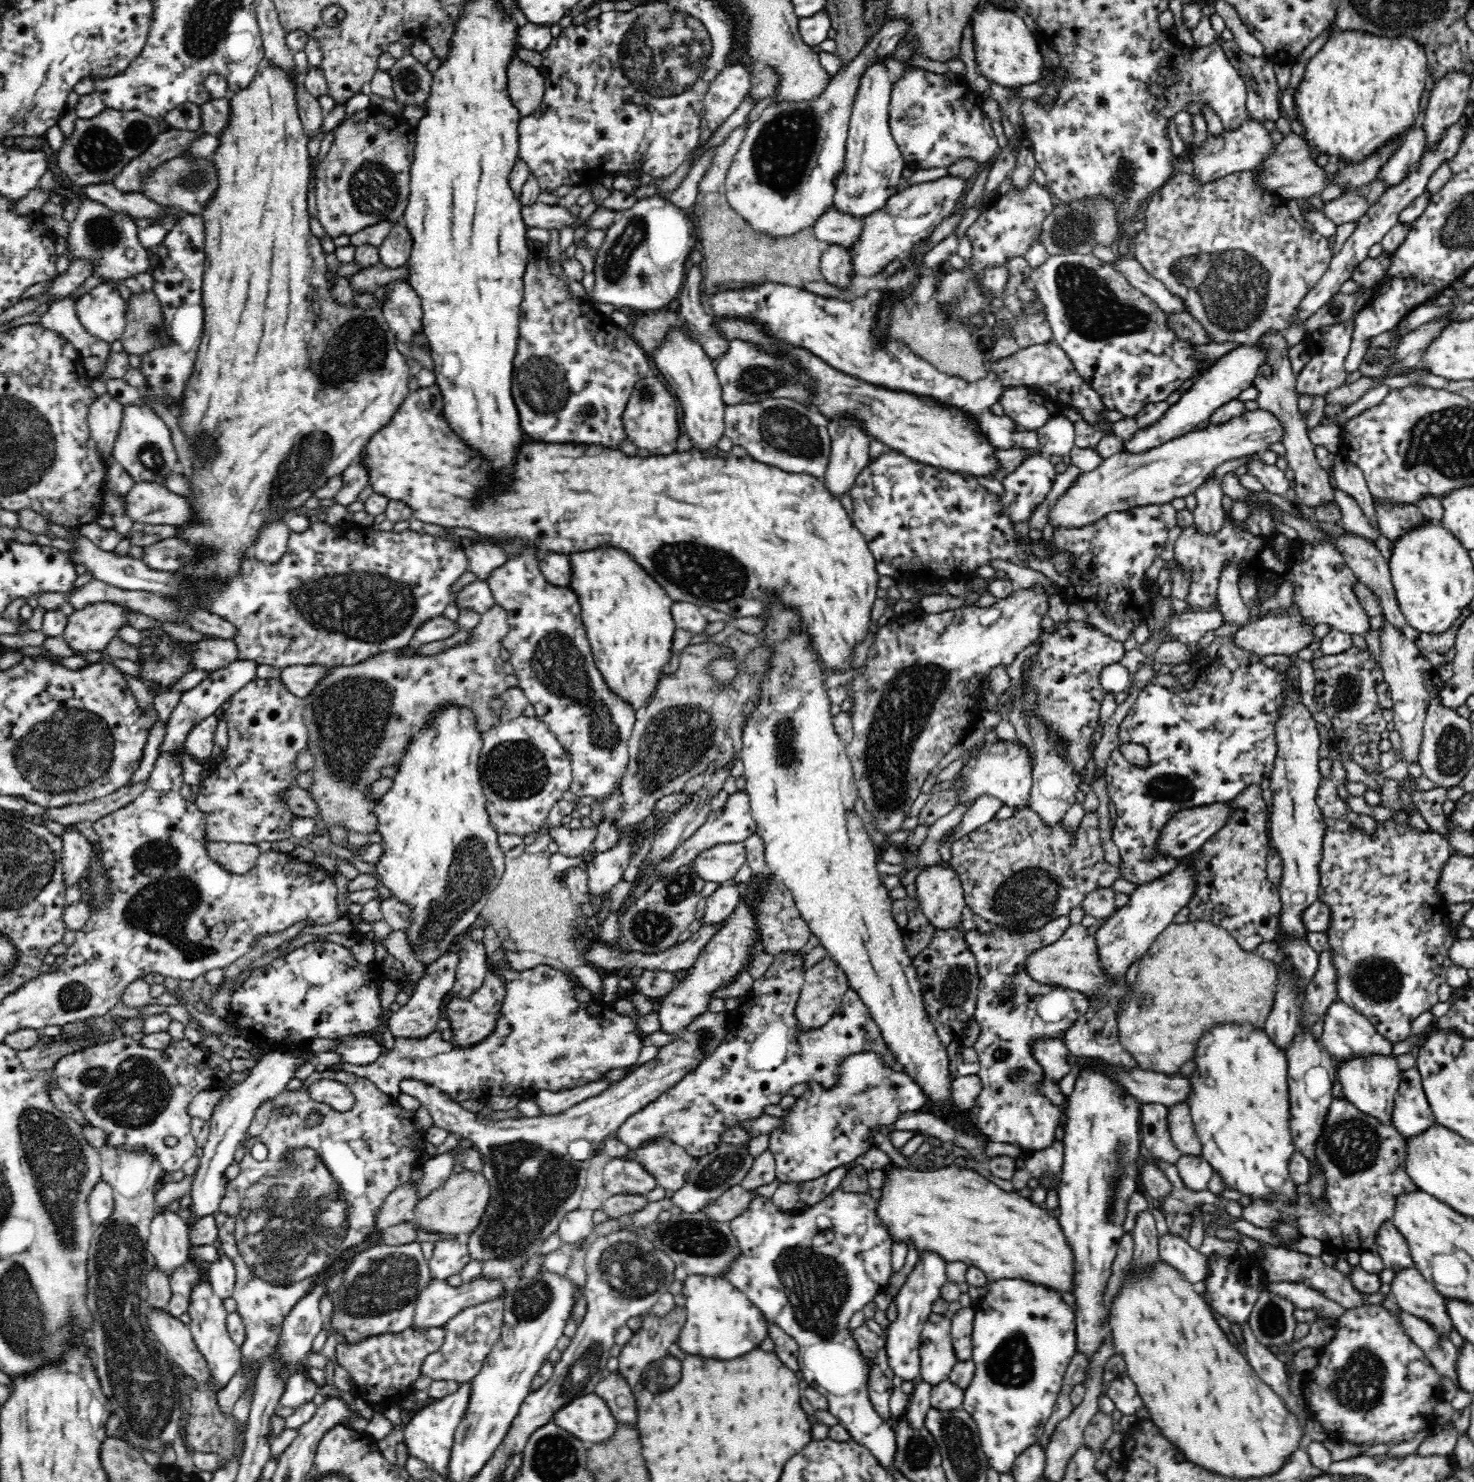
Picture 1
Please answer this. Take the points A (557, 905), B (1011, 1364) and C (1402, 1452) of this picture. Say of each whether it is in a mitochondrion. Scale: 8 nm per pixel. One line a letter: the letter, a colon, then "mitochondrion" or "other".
A: other
B: mitochondrion
C: other

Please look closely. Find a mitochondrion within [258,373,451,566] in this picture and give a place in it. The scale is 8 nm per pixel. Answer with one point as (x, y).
(307, 460)

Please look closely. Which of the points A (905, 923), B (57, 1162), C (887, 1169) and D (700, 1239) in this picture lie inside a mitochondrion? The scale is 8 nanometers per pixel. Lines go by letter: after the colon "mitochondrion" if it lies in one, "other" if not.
A: other
B: mitochondrion
C: other
D: mitochondrion

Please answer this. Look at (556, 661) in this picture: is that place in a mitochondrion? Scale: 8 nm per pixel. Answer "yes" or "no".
yes

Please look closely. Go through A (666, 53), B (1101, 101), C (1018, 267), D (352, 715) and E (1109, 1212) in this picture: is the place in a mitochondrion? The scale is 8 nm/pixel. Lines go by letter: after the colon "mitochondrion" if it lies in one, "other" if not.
A: mitochondrion
B: other
C: other
D: mitochondrion
E: mitochondrion

